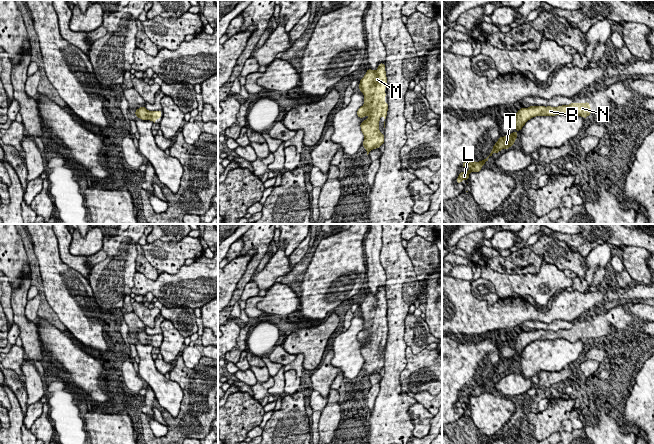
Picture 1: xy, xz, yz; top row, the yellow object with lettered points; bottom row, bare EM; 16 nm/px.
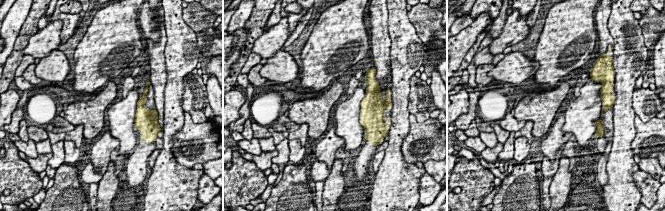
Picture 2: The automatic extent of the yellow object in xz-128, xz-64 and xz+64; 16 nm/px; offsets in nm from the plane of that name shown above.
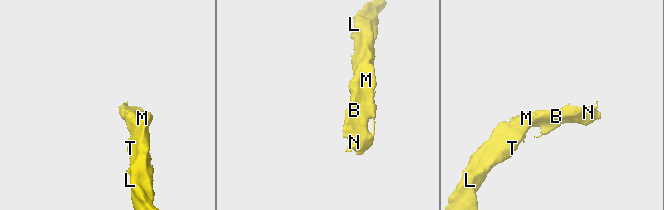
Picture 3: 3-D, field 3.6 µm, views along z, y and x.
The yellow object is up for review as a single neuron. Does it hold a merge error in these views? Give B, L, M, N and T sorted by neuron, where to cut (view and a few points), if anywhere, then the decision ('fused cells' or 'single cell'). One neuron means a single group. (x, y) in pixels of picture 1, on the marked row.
B L M N T; no cut; single cell

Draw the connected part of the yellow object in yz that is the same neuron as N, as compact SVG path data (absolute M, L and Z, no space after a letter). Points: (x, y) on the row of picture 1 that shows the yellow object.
M589 102L586 103L571 103L570 105L558 106L557 108L548 106L530 106L529 108L522 107L516 113L514 118L514 126L516 127L516 132L512 134L507 134L505 137L500 137L499 140L493 146L493 149L490 152L490 155L480 162L464 162L462 167L470 166L471 168L467 172L460 172L459 177L457 178L457 183L461 183L462 180L468 180L470 172L479 172L484 166L485 162L488 161L488 158L492 156L493 153L500 152L501 149L507 150L512 146L517 138L517 132L522 129L524 124L535 116L555 116L558 114L565 115L569 118L575 118L577 116L582 116L587 118L591 114L591 108Z

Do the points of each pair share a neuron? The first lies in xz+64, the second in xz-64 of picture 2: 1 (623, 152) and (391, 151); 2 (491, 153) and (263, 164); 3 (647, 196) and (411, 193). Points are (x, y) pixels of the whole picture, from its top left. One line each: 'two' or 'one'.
1: one
2: one
3: two

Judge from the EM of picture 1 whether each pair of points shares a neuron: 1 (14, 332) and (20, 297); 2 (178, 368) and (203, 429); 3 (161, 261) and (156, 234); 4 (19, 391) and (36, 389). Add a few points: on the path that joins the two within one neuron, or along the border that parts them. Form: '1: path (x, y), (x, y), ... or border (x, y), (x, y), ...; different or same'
1: border (15, 323), (19, 328), (19, 336); different
2: path (191, 383), (197, 389), (197, 414); same
3: border (181, 239), (175, 242), (154, 240), (147, 243); different
4: border (24, 384), (27, 406); different

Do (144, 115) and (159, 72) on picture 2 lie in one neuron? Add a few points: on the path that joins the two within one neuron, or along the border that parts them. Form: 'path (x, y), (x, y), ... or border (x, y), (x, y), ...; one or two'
border (149, 79), (151, 83); two

